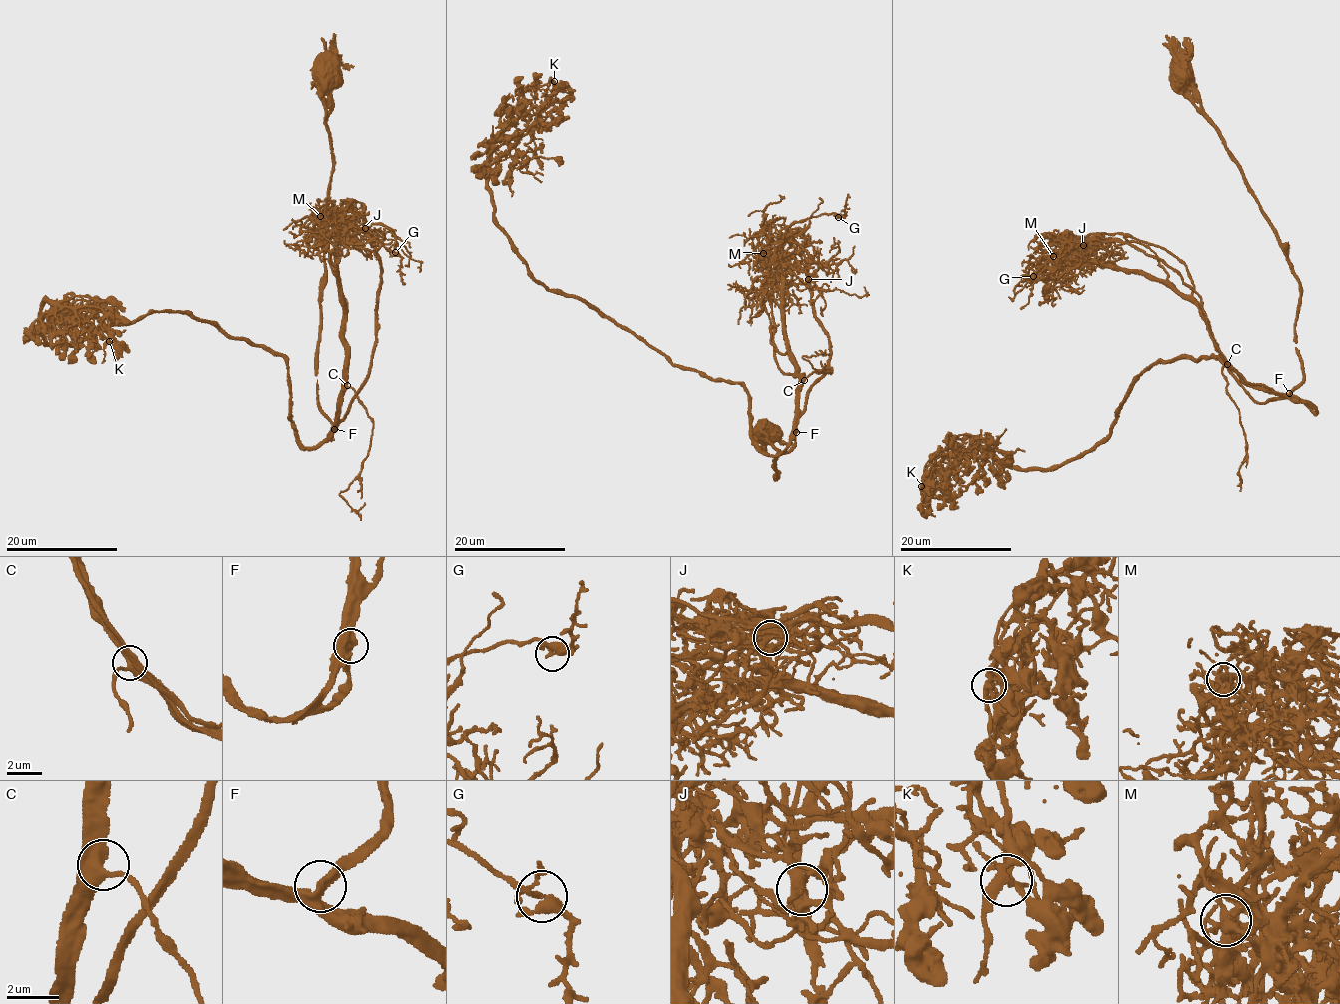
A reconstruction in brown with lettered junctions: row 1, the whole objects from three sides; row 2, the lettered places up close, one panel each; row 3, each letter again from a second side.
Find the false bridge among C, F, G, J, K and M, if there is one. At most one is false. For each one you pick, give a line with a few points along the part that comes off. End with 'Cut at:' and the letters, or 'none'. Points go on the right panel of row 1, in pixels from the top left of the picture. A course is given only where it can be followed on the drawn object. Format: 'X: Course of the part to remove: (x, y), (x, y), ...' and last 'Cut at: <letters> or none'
Cut at: none

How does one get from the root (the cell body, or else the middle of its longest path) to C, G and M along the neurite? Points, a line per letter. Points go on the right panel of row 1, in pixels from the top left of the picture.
C: (1177, 75), (1299, 284), (1295, 349), (1304, 379), (1272, 393), (1249, 387), (1227, 364)
G: (1177, 75), (1299, 284), (1304, 379), (1287, 394), (1250, 387), (1202, 311), (1162, 282), (1087, 261), (1033, 275)
M: (1177, 75), (1299, 284), (1295, 349), (1304, 379), (1287, 394), (1250, 387), (1202, 311), (1167, 284), (1053, 256)

